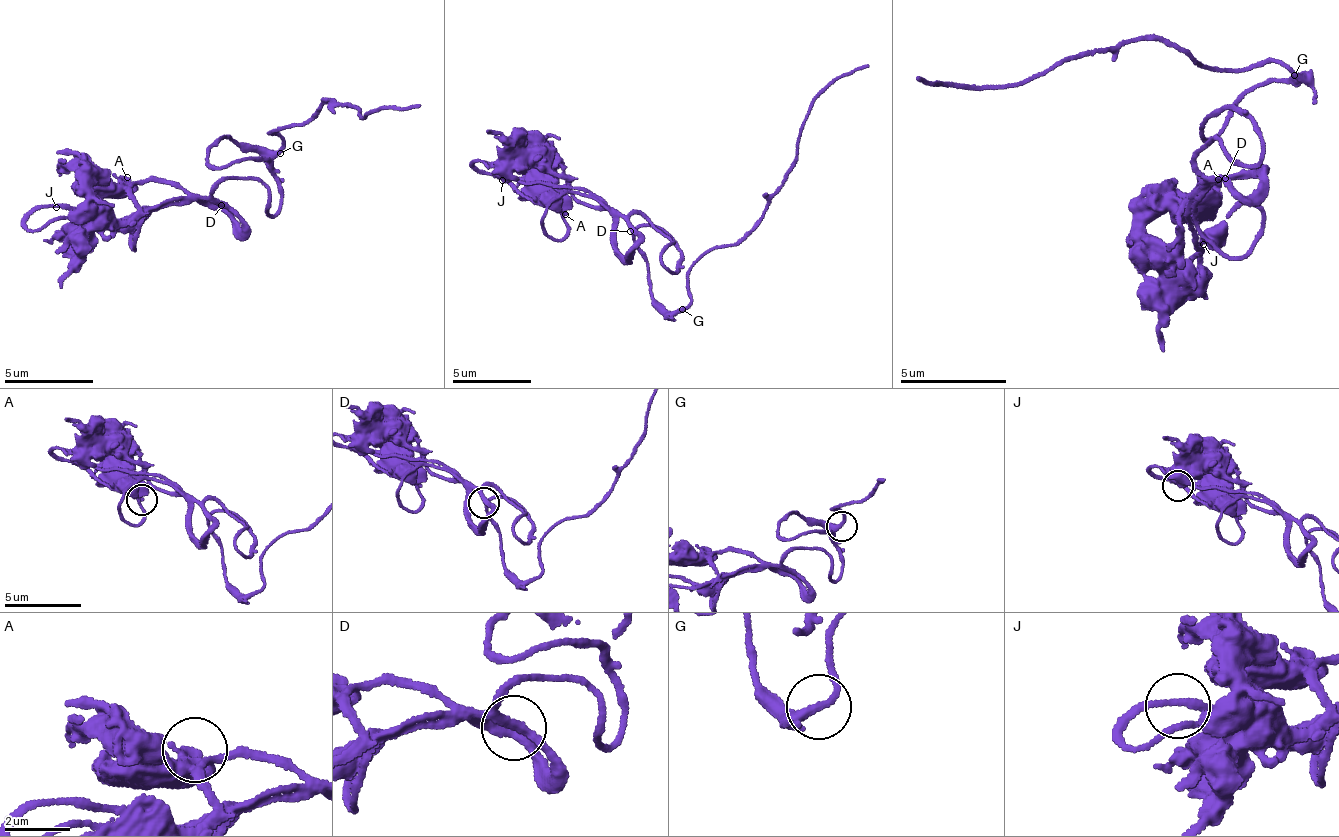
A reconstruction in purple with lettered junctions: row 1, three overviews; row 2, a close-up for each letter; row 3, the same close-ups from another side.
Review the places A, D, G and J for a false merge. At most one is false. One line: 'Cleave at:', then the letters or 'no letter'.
Cleave at: no letter

